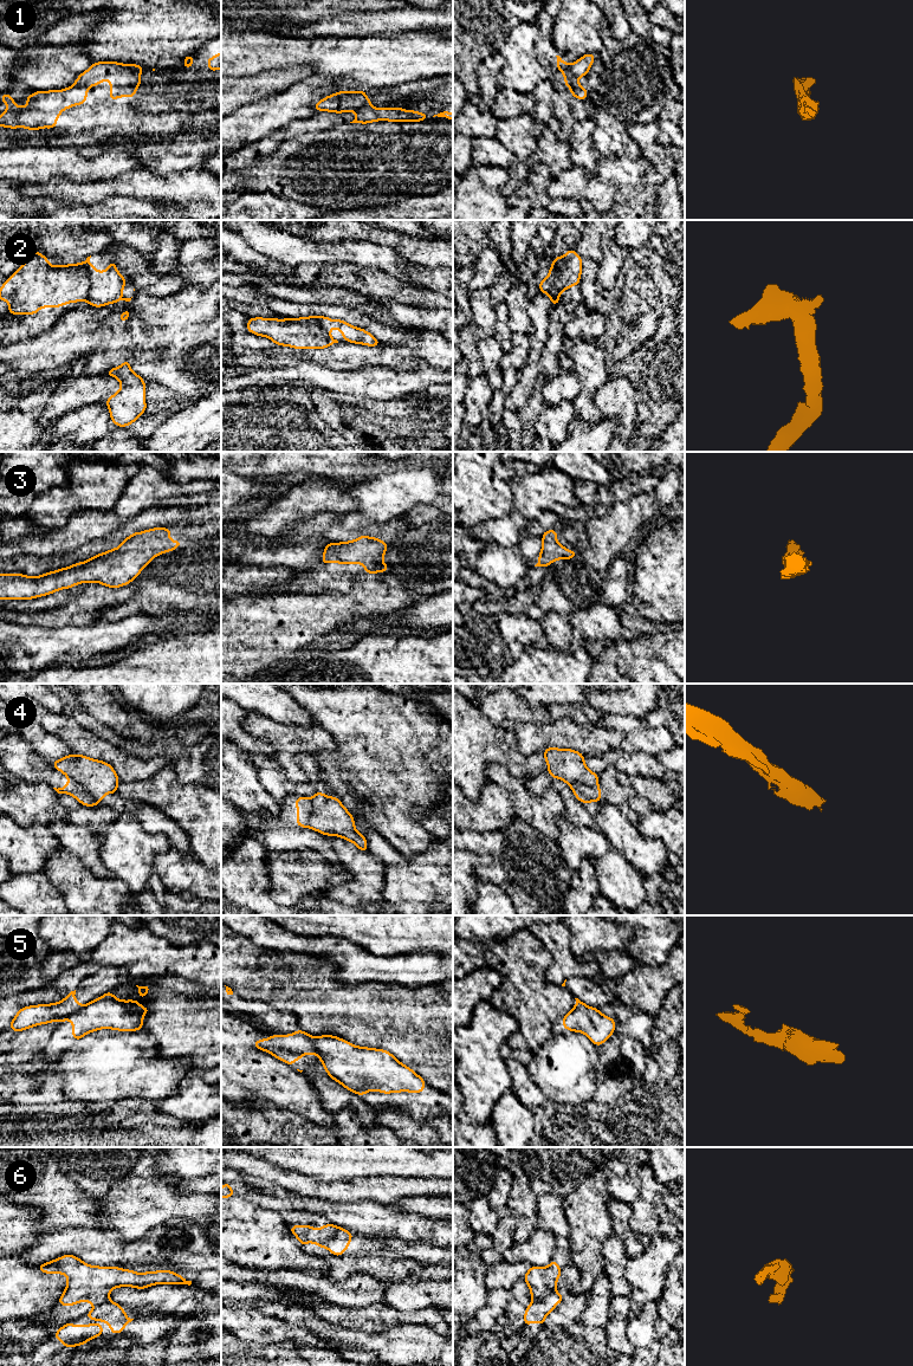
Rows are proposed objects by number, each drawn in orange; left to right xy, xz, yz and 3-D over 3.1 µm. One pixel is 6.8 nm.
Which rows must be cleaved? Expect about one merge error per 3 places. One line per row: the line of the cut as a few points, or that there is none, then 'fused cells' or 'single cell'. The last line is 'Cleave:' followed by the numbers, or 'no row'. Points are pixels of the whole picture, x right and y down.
1: cut xz (371, 105), (366, 105), (355, 111); fused cells
2: cut yz (564, 256), (552, 286), (552, 292), (557, 297); fused cells
3: cut none; single cell
4: cut xy (66, 774), (99, 802); fused cells
5: cut xy (84, 1005), (79, 1010), (57, 1021); fused cells
6: cut yz (555, 1290), (532, 1301); fused cells
Cleave: 1, 2, 4, 5, 6

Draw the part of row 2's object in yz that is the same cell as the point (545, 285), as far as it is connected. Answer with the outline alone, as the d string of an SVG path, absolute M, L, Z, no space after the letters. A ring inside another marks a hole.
M564 255L555 257L555 259L551 264L551 267L549 270L548 277L539 281L539 292L546 293L549 296L549 298L551 299L553 306L559 304L559 297L557 297L552 292L552 286L557 278L558 270L563 264L563 260L564 260Z

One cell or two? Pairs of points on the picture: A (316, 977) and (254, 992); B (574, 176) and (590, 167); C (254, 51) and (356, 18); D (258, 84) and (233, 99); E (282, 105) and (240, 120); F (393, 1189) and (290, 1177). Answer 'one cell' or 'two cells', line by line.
A: one cell
B: two cells
C: two cells
D: one cell
E: one cell
F: one cell

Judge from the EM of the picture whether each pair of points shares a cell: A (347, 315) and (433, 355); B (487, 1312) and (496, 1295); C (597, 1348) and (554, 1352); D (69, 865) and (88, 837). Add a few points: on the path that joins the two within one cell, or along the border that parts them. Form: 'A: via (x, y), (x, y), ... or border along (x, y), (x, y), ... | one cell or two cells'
A: via (368, 323), (388, 336), (412, 340) | one cell
B: via (491, 1308), (496, 1303), (496, 1299) | one cell
C: via (587, 1347), (564, 1347) | one cell
D: border along (63, 848), (81, 860) | two cells

